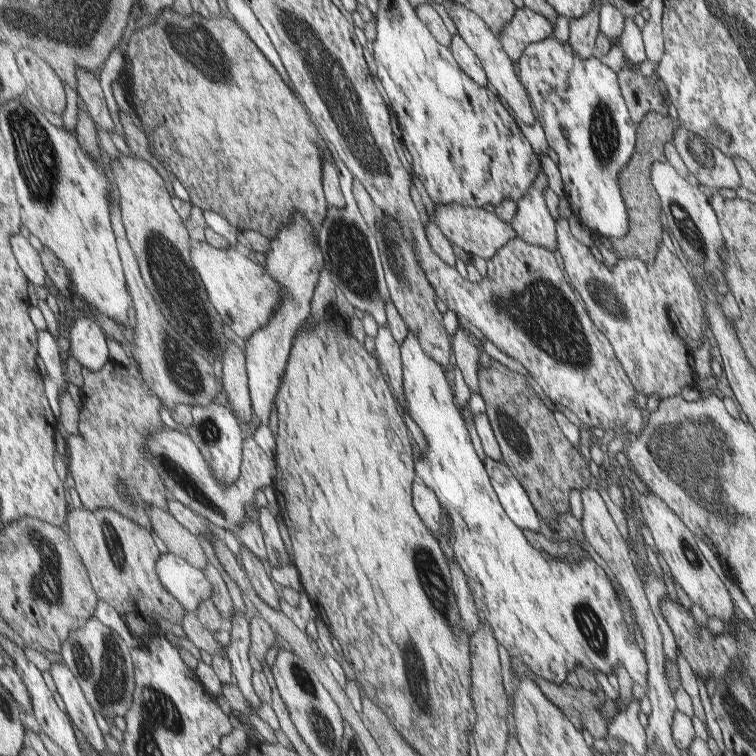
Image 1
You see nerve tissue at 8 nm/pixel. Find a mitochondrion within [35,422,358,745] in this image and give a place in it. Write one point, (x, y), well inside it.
(105, 668)

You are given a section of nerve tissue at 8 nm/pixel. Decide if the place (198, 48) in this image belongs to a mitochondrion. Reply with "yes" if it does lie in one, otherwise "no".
yes

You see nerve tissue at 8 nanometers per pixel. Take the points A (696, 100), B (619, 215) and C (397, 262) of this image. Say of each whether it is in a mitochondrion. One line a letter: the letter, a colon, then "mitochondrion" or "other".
A: other
B: other
C: mitochondrion

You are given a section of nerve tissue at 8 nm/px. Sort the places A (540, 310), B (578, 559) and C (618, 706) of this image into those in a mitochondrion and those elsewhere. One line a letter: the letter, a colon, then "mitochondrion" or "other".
A: mitochondrion
B: other
C: other

